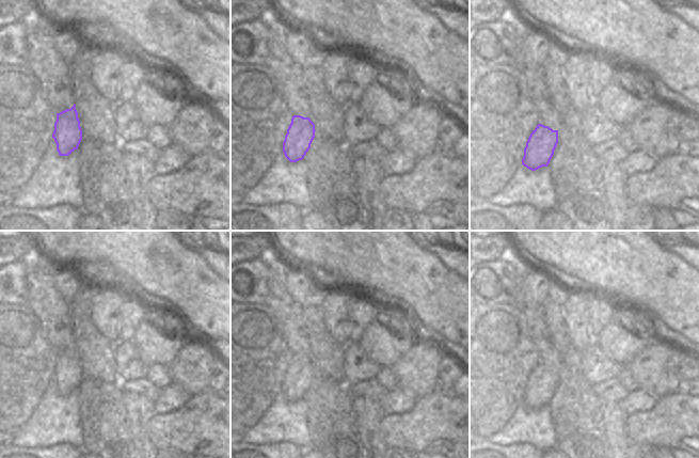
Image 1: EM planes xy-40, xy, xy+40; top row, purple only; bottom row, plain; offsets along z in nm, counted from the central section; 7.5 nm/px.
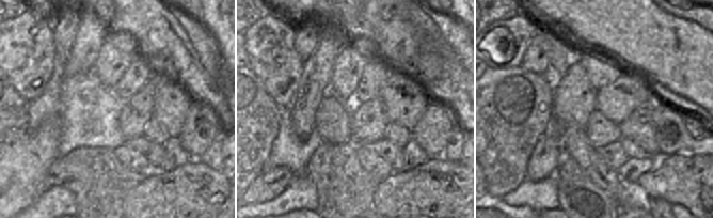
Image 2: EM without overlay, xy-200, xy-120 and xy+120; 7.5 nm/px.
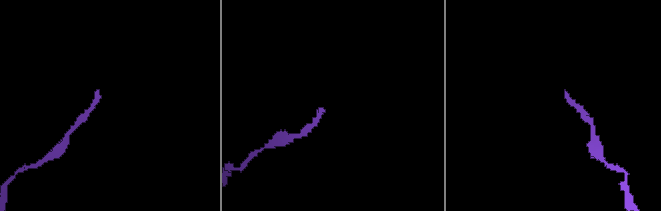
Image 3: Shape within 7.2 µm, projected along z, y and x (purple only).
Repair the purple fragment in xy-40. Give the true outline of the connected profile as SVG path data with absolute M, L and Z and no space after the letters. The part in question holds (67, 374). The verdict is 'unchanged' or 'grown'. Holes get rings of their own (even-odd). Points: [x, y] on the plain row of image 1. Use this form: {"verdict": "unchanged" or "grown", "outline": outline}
{"verdict": "unchanged", "outline": "M75 343L70 348L57 352L52 377L60 395L68 395L78 389L82 379L82 368Z"}

